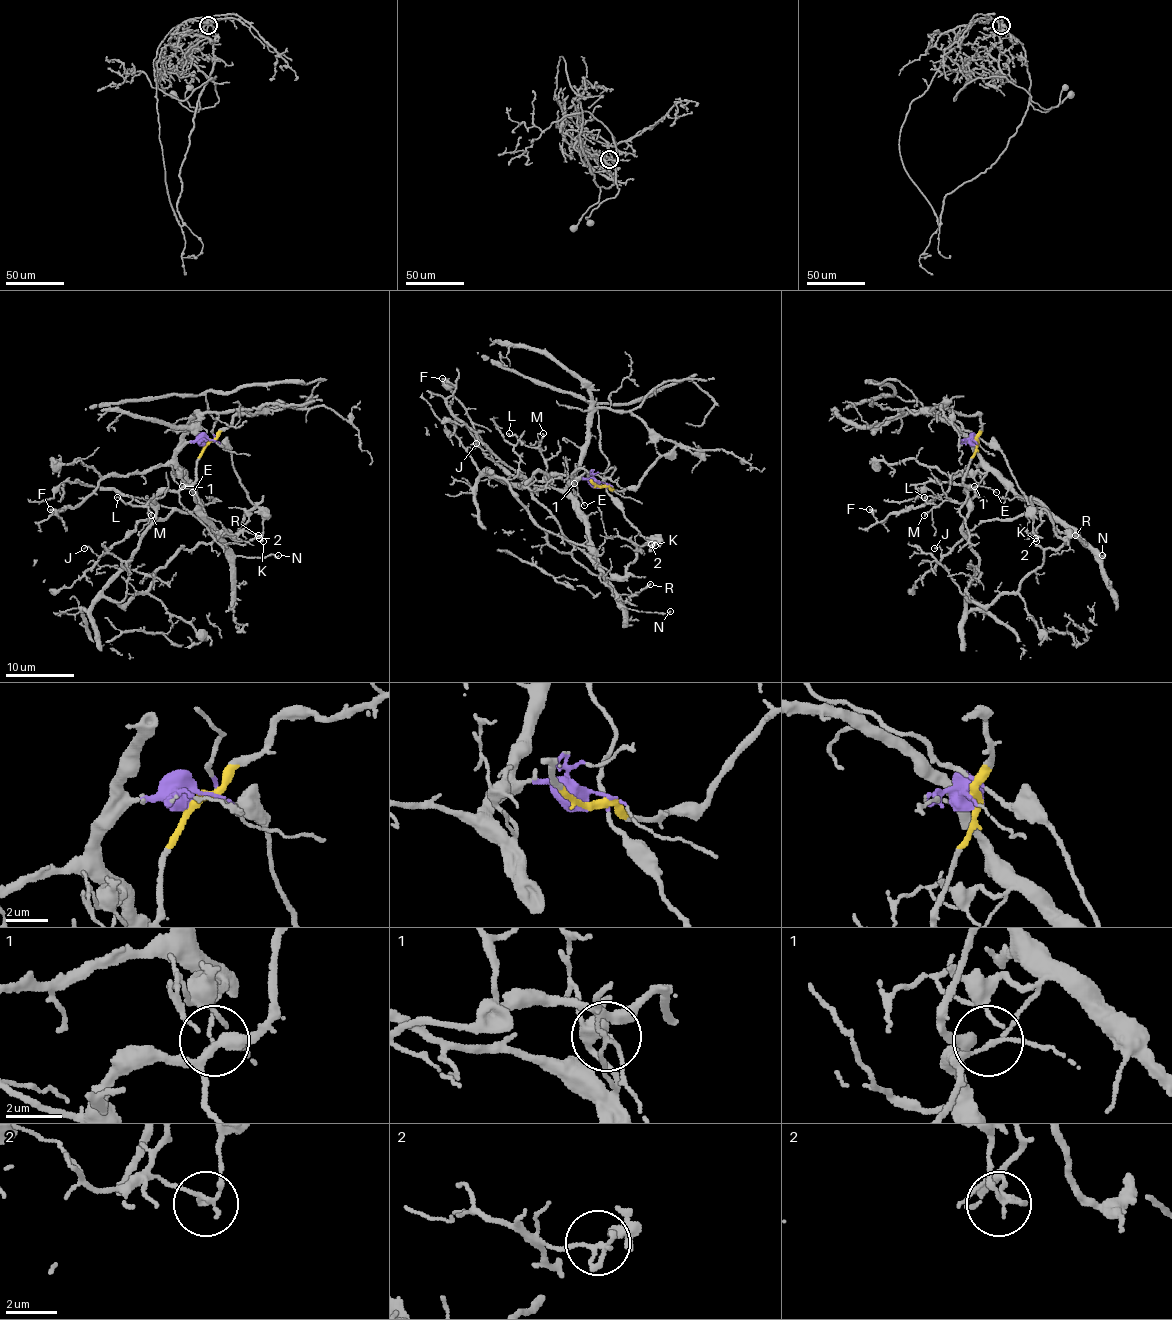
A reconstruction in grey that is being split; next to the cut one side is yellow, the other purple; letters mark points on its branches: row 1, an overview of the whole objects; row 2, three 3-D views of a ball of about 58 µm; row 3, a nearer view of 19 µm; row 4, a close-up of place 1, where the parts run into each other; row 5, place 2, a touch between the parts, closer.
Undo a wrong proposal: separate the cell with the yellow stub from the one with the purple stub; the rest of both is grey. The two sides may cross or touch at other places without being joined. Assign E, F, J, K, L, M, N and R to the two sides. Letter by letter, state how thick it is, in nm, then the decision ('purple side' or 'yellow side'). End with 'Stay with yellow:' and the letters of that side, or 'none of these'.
E: 80 nm thick; yellow side
F: 160 nm thick; purple side
J: 120 nm thick; purple side
K: 90 nm thick; yellow side
L: 140 nm thick; yellow side
M: 160 nm thick; yellow side
N: 160 nm thick; purple side
R: 190 nm thick; purple side
Stay with yellow: E, K, L, M

